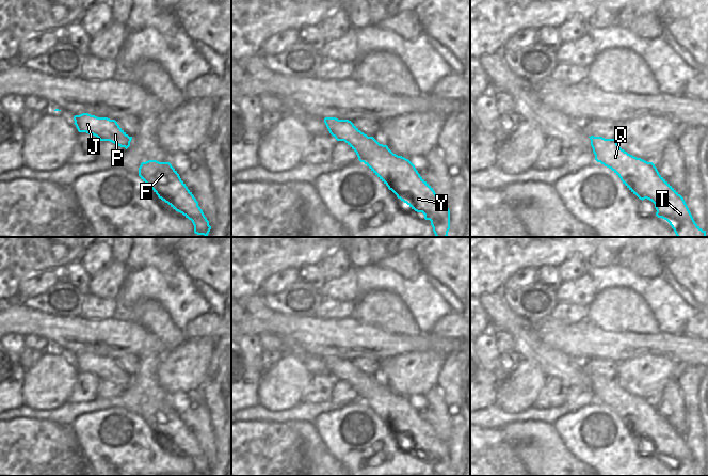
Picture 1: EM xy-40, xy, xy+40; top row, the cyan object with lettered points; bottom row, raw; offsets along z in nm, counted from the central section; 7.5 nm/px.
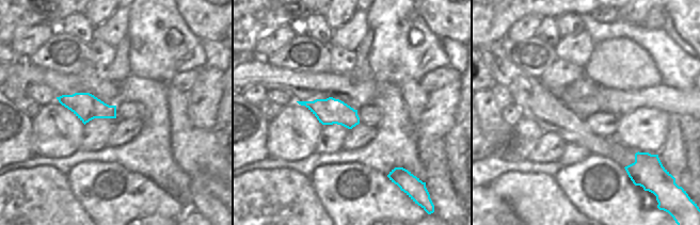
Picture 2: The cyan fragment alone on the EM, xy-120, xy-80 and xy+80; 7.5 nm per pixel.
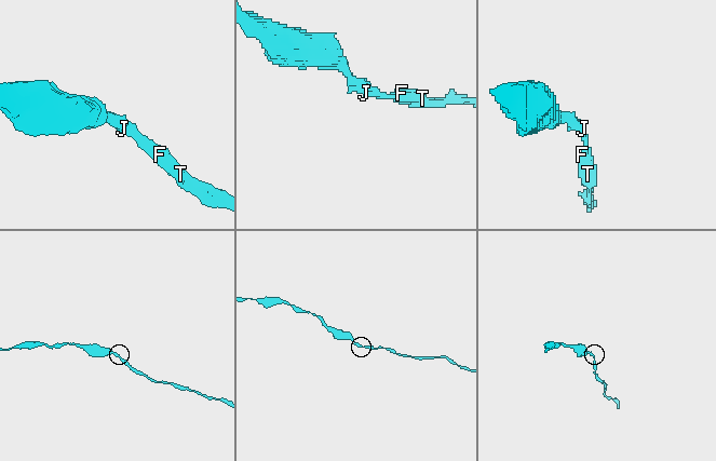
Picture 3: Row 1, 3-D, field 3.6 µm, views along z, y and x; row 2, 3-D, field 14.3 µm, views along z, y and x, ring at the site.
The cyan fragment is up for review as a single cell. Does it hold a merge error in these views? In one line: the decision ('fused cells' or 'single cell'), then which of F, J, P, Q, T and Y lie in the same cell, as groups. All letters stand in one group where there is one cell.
single cell; groups F J P Q T Y

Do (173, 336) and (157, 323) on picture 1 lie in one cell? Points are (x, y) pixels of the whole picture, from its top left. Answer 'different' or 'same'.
same

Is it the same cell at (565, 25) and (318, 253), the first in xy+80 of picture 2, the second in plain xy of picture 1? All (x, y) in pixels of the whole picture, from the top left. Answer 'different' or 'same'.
different

